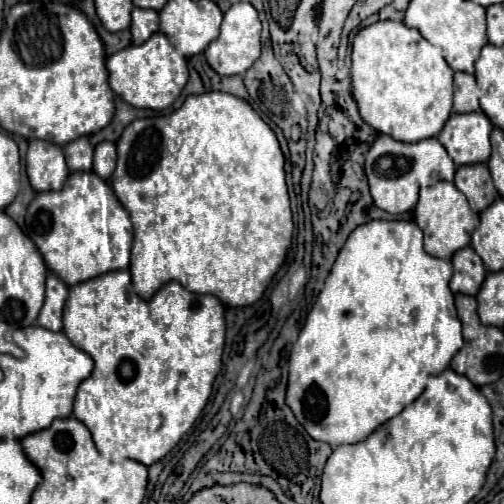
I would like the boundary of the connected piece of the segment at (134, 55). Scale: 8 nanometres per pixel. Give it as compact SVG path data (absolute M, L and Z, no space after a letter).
M155 32L147 42L139 46L129 44L127 48L109 56L107 70L109 70L109 86L113 88L115 94L119 94L125 102L133 104L135 108L151 108L151 110L169 108L177 100L189 78L185 56L181 56L173 48L173 44L163 32Z

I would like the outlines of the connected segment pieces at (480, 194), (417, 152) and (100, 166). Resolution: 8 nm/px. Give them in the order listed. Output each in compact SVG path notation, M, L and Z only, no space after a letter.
M463 164L463 166L459 166L453 182L467 196L469 206L475 212L485 210L497 198L497 190L493 186L489 168L485 164Z
M379 134L375 138L375 142L371 144L365 156L363 168L365 168L365 176L367 176L369 190L375 204L389 214L403 214L413 210L421 188L419 178L433 176L433 182L437 180L449 182L453 180L453 172L455 172L455 164L451 156L445 152L445 148L441 148L441 142L437 138L425 138L409 144L409 142L397 142L387 134Z
M101 142L95 146L95 158L93 158L93 172L101 176L103 180L109 180L117 162L117 152L113 142Z

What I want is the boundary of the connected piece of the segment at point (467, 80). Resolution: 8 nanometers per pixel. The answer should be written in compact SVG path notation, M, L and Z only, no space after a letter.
M455 72L453 80L455 98L453 98L453 112L479 112L479 86L473 74Z

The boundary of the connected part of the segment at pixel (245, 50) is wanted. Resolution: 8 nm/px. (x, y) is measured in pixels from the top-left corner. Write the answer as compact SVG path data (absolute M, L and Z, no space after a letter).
M237 2L225 12L219 38L207 46L205 58L207 58L209 66L221 76L245 74L261 54L261 40L259 38L261 38L261 22L259 22L255 8L249 2Z

